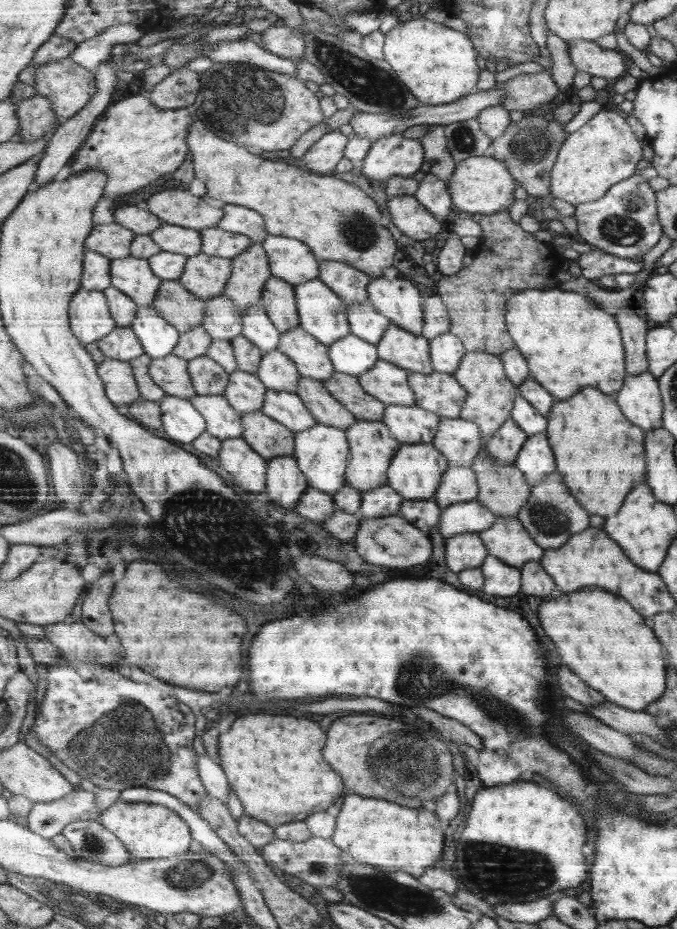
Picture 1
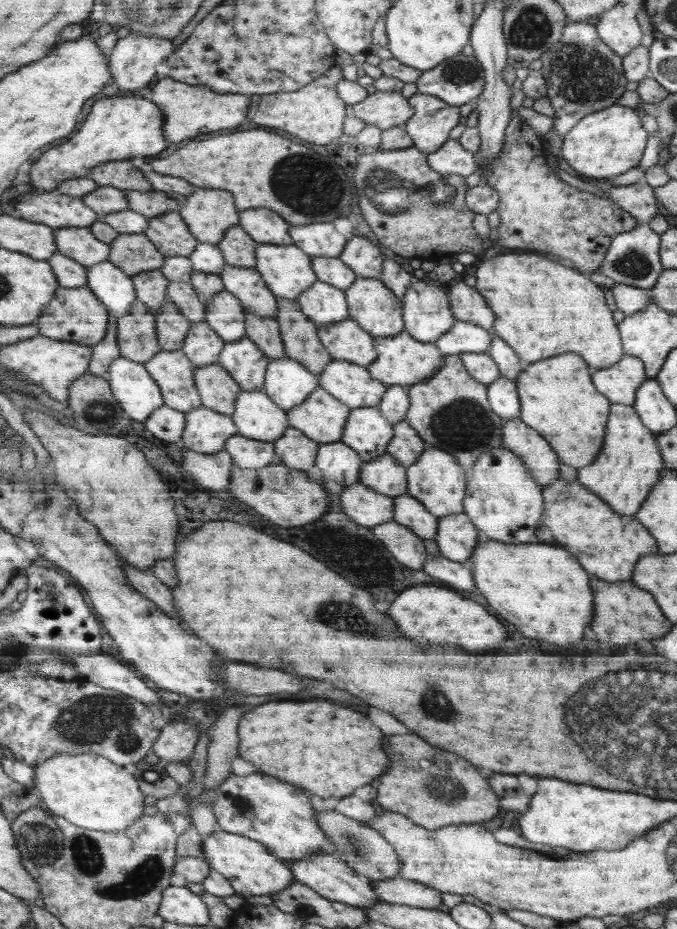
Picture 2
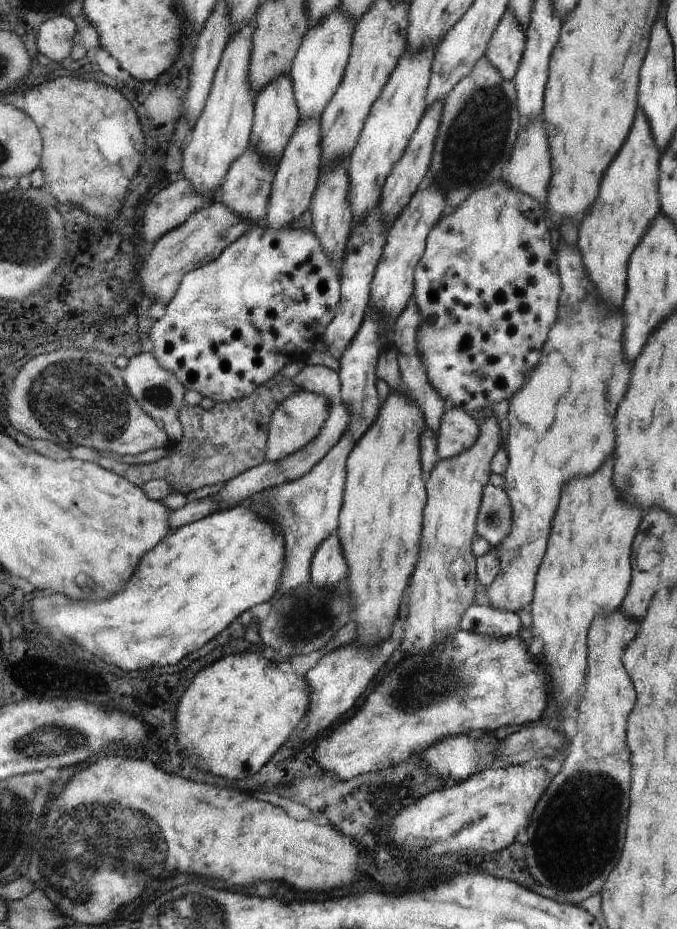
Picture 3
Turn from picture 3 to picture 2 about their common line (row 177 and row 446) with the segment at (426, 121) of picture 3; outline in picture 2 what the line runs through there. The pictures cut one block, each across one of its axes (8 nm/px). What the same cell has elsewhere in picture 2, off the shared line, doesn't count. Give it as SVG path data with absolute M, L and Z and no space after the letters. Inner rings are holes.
M406 420L392 423L392 427L394 438L386 446L386 452L393 456L398 464L412 466L412 463L418 460L418 456L422 456L422 452L425 451L425 442Z

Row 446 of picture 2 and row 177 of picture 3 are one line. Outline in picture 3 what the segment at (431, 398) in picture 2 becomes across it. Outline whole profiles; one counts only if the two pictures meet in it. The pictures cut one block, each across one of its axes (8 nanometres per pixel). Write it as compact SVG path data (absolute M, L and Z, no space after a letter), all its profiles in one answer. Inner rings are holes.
M485 56L480 57L478 62L475 62L474 68L444 99L443 118L435 142L435 151L426 173L426 176L432 178L432 183L447 196L447 212L457 209L457 206L460 206L477 188L489 185L493 180L502 179L509 174L508 164L522 125L516 84L513 80L507 81L501 71Z

